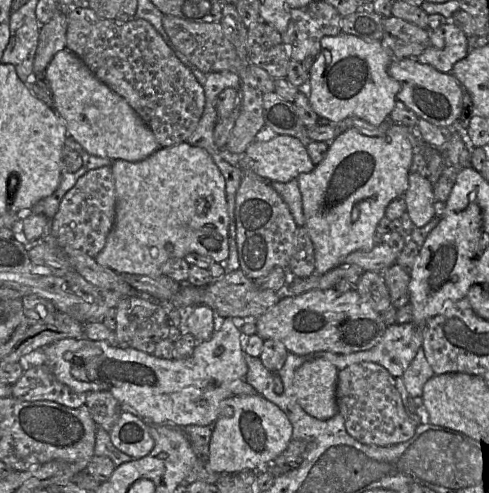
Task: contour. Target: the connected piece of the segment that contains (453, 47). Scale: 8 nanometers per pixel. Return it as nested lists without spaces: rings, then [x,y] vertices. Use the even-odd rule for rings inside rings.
[[[452,22],[430,32],[428,47],[416,59],[436,70],[451,74],[453,66],[468,55],[470,39]]]

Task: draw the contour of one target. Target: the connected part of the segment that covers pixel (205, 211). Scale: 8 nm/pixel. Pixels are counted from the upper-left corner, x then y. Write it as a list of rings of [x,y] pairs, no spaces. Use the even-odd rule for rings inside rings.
[[[182,142],[169,147],[159,148],[152,155],[139,162],[130,162],[117,159],[113,161],[112,173],[115,184],[116,208],[114,224],[109,232],[104,248],[95,257],[104,267],[115,272],[159,277],[163,275],[163,267],[171,259],[184,258],[189,253],[197,253],[210,257],[214,262],[221,264],[229,256],[229,222],[227,213],[225,179],[214,163],[211,155],[203,148]]]

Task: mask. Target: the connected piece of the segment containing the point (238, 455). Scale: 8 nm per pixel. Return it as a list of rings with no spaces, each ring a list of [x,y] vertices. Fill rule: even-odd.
[[[260,394],[231,396],[226,405],[233,408],[233,415],[215,422],[209,454],[204,459],[207,469],[218,474],[239,473],[261,471],[273,464],[293,439],[293,427],[286,414]]]

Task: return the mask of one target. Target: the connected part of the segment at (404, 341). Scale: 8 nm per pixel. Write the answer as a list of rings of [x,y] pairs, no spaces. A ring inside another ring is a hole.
[[[394,323],[389,325],[380,340],[370,349],[350,354],[335,354],[328,351],[314,352],[315,358],[323,358],[333,364],[338,370],[342,370],[359,362],[372,362],[384,367],[394,378],[401,377],[417,351],[423,344],[422,325],[415,323]]]

